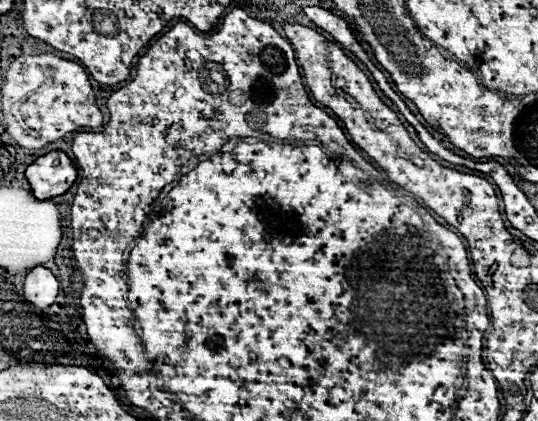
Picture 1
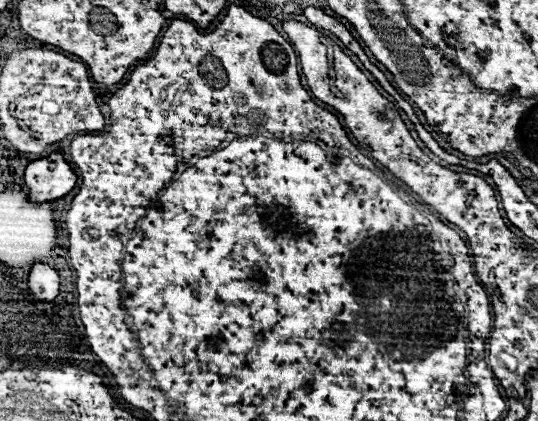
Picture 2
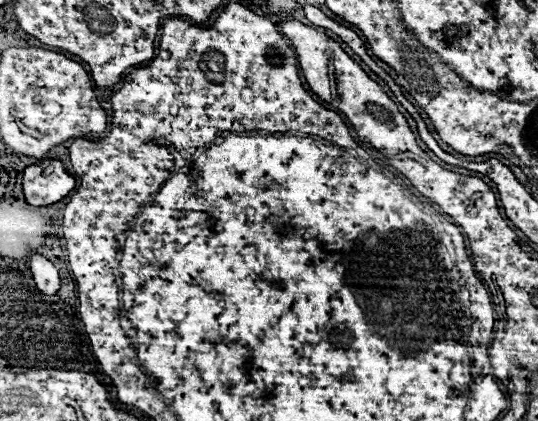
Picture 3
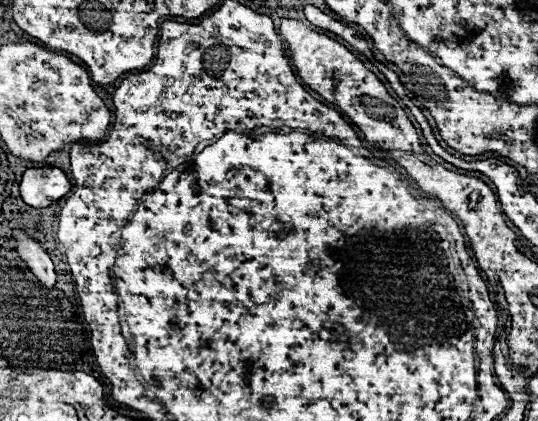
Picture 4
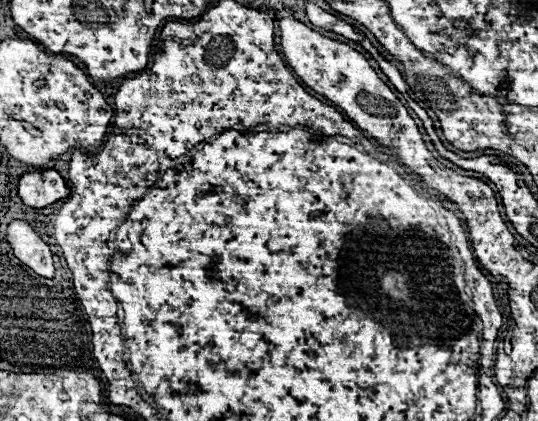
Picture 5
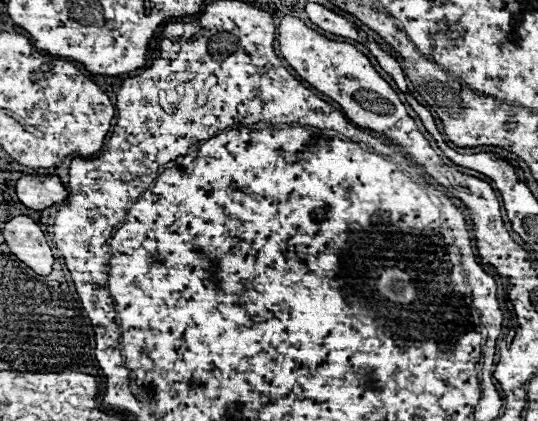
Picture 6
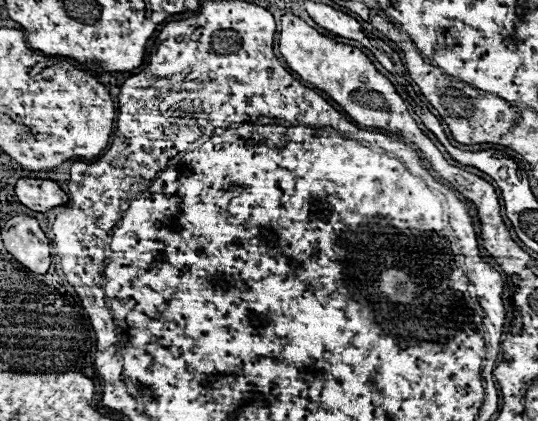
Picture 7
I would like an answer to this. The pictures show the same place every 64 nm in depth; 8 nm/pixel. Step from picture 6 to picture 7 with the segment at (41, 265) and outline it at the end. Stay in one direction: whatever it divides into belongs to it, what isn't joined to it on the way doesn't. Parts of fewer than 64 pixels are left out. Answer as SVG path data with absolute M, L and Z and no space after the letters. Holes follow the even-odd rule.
M14 216L2 230L2 242L6 250L22 266L36 274L44 274L50 268L50 244L36 218Z

